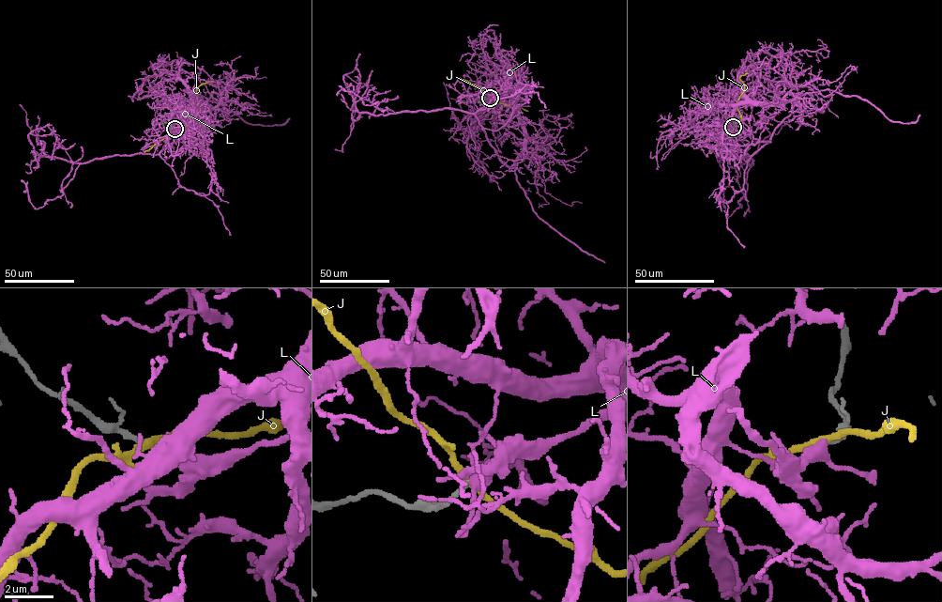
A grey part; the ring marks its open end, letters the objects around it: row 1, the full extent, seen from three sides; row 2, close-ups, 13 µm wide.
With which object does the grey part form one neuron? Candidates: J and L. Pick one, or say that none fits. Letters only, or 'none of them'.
none of them

